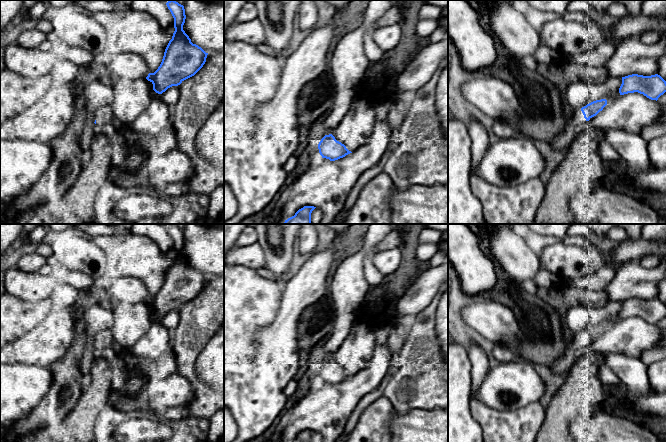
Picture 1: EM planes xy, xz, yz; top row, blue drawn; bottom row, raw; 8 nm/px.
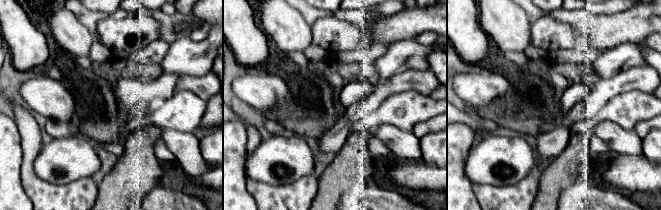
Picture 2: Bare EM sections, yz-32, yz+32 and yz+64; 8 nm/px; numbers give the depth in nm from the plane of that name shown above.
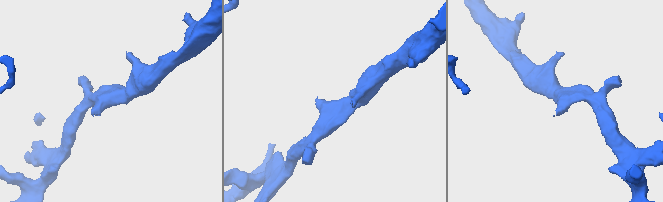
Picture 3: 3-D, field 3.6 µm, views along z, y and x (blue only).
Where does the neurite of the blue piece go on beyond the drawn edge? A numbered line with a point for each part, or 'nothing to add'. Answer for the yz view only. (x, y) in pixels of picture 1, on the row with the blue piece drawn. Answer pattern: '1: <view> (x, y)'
1: yz (571, 127)

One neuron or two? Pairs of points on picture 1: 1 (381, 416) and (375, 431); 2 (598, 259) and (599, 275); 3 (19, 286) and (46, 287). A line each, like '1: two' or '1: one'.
1: one
2: two
3: one

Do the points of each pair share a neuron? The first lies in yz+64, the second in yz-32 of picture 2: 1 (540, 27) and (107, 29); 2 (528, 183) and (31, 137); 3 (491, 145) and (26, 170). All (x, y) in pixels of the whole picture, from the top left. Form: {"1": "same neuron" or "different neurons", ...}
{"1": "same neuron", "2": "same neuron", "3": "different neurons"}

